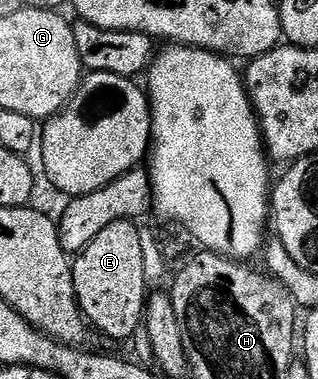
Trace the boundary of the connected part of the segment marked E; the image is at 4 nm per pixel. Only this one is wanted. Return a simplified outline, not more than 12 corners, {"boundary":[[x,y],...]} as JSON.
{"boundary":[[110,223],[72,261],[76,302],[108,337],[145,320],[141,230]]}

